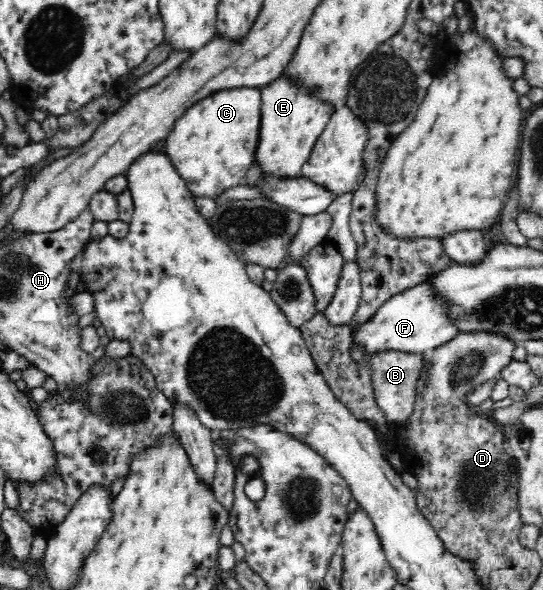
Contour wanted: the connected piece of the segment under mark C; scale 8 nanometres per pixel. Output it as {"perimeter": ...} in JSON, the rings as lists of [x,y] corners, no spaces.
{"perimeter":[[[237,86],[223,88],[193,102],[179,119],[175,120],[171,133],[166,138],[168,159],[185,180],[194,196],[215,199],[227,189],[243,183],[247,170],[256,161],[259,135],[261,135],[261,87]]]}

